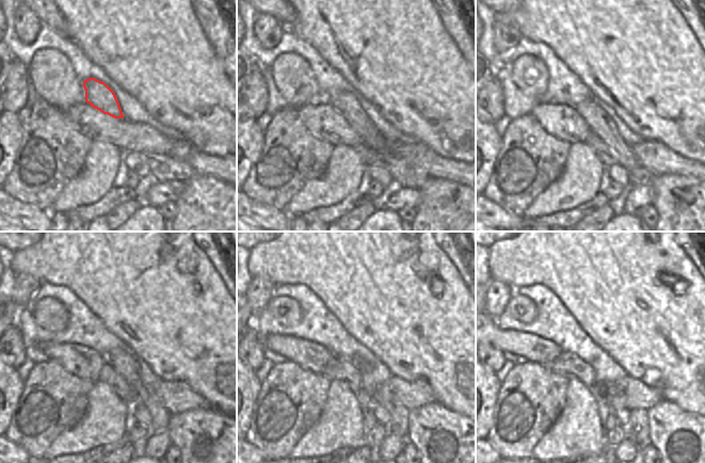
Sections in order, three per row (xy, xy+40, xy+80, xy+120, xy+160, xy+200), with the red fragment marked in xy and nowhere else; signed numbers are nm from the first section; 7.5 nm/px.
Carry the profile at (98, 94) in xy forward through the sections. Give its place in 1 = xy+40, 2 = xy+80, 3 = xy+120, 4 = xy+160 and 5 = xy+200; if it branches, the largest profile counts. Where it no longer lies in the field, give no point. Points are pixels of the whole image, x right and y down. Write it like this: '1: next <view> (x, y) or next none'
1: next xy+40 (345, 102)
2: next xy+80 (599, 124)
3: next xy+120 (125, 366)
4: next xy+160 (399, 415)
5: next xy+200 (638, 421)

